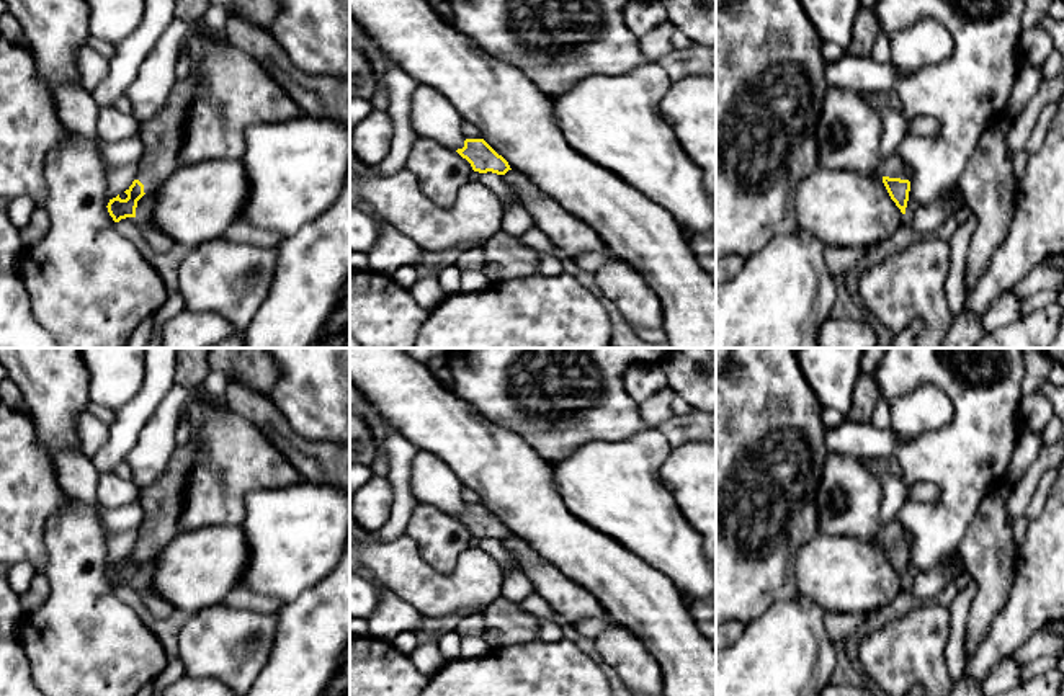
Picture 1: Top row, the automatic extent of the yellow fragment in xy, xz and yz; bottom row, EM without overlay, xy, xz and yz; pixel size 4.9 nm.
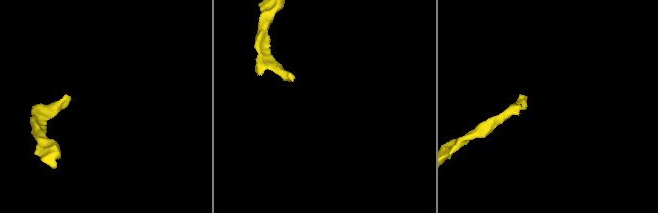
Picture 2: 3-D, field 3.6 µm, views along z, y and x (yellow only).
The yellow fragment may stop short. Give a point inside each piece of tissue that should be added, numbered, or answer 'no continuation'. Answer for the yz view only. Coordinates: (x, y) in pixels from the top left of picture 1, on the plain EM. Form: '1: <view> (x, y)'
1: yz (893, 533)

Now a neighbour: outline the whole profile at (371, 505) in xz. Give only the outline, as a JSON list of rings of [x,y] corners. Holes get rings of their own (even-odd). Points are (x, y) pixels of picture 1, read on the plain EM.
[[[373,475],[351,498],[350,513],[366,531],[378,533],[387,523],[394,490],[387,477]]]

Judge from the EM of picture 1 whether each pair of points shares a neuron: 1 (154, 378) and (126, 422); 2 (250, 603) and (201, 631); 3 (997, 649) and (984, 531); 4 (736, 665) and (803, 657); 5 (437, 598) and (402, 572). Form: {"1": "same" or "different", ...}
{"1": "same", "2": "different", "3": "different", "4": "same", "5": "same"}

